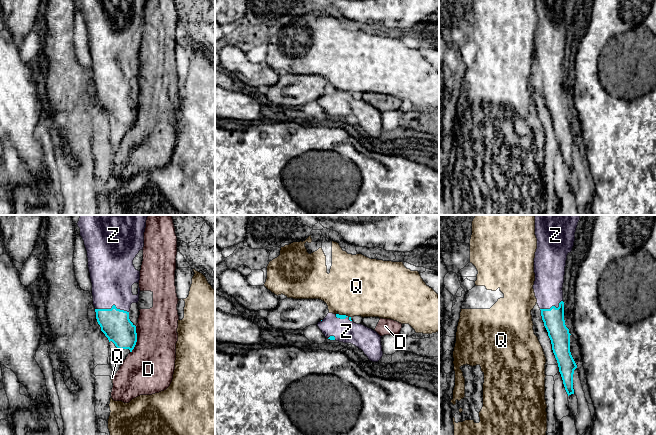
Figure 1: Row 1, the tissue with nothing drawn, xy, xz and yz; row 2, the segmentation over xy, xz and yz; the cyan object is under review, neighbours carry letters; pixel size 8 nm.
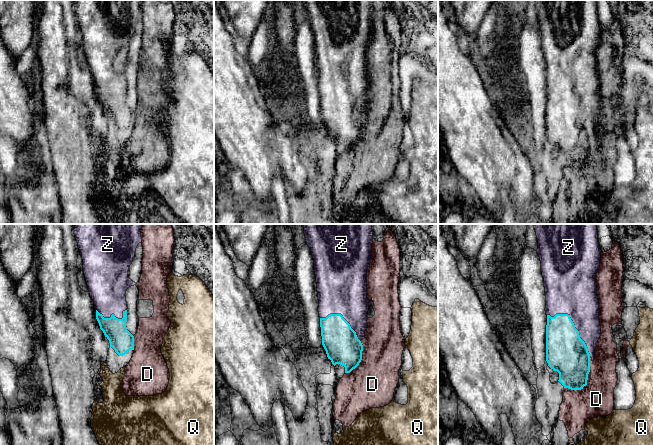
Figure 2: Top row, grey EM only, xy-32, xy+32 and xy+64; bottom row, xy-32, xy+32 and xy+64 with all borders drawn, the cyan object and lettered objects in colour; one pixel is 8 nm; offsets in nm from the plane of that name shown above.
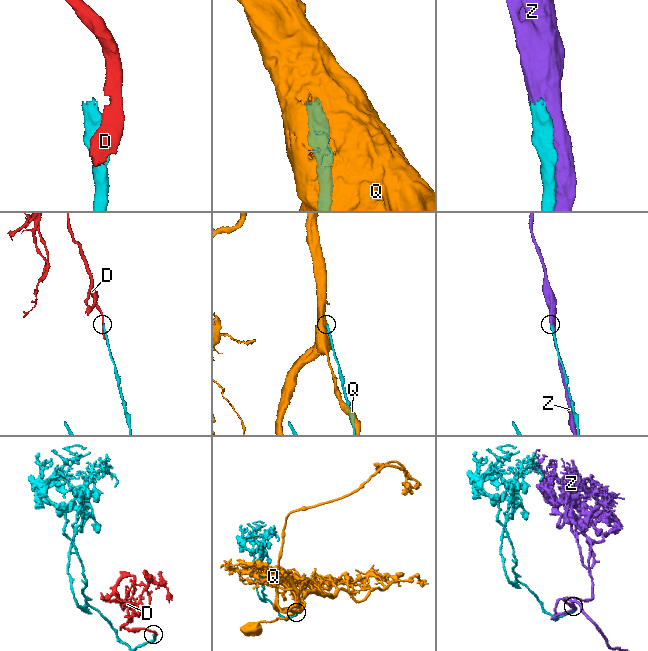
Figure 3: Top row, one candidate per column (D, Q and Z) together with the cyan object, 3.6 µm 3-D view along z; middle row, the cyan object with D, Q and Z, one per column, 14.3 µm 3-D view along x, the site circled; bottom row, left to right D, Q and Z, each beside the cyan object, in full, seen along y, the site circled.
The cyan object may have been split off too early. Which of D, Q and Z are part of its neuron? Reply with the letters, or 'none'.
Z

